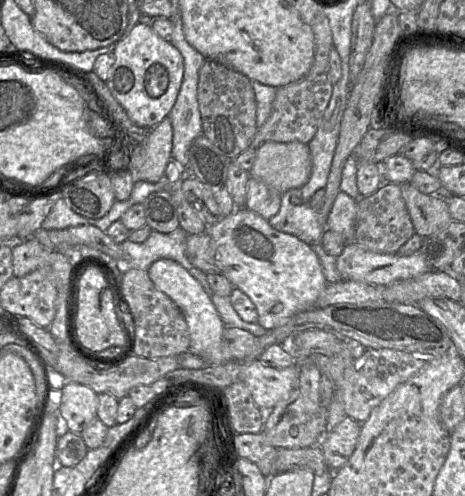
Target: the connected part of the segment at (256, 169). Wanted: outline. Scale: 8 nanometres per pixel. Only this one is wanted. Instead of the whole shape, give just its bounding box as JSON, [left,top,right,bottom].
[249,142,311,195]

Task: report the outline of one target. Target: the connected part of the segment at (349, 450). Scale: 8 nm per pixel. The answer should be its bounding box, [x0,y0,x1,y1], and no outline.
[319,416,361,470]

